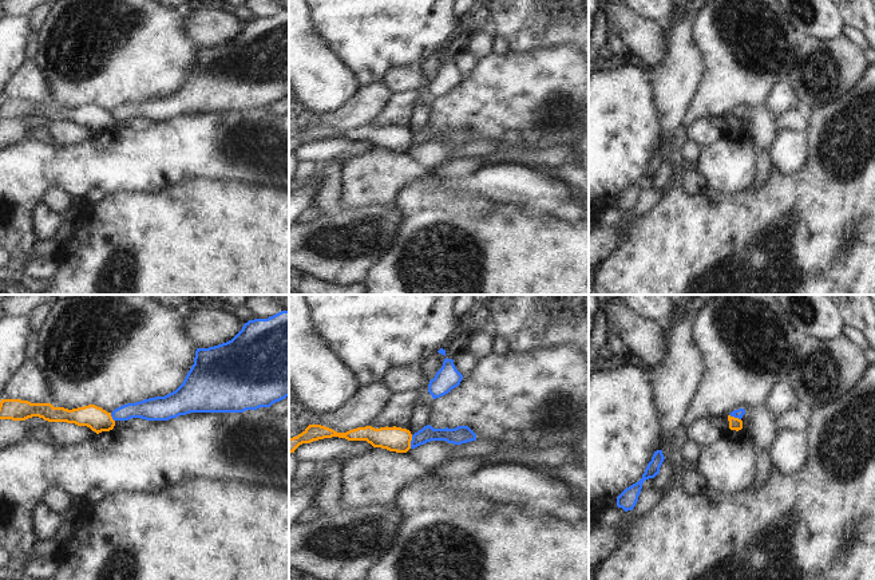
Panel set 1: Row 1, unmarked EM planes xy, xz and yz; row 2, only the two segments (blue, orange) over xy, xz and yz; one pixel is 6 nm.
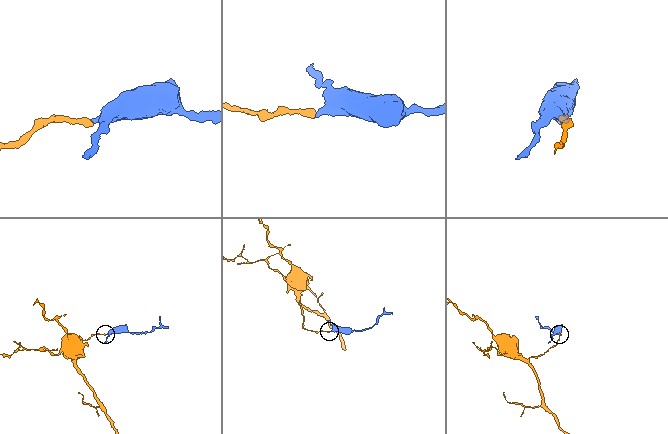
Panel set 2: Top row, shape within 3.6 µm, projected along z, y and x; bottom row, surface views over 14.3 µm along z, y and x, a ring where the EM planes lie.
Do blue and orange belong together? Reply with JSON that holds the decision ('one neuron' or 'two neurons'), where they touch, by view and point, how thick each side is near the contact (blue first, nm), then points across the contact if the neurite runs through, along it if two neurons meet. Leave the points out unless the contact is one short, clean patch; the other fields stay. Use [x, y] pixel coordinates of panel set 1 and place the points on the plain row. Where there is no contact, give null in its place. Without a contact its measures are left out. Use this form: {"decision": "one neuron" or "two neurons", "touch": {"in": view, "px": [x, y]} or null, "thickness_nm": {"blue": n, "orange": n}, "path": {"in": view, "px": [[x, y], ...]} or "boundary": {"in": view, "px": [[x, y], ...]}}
{"decision": "two neurons", "touch": {"in": "xz", "px": [411, 142]}, "thickness_nm": {"blue": 90, "orange": 150}, "boundary": {"in": "xz", "px": [[412, 135], [410, 148]]}}

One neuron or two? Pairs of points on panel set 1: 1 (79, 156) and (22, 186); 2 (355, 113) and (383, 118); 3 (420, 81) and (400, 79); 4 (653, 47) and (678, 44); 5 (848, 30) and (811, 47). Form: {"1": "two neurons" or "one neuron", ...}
{"1": "one neuron", "2": "two neurons", "3": "one neuron", "4": "two neurons", "5": "two neurons"}

